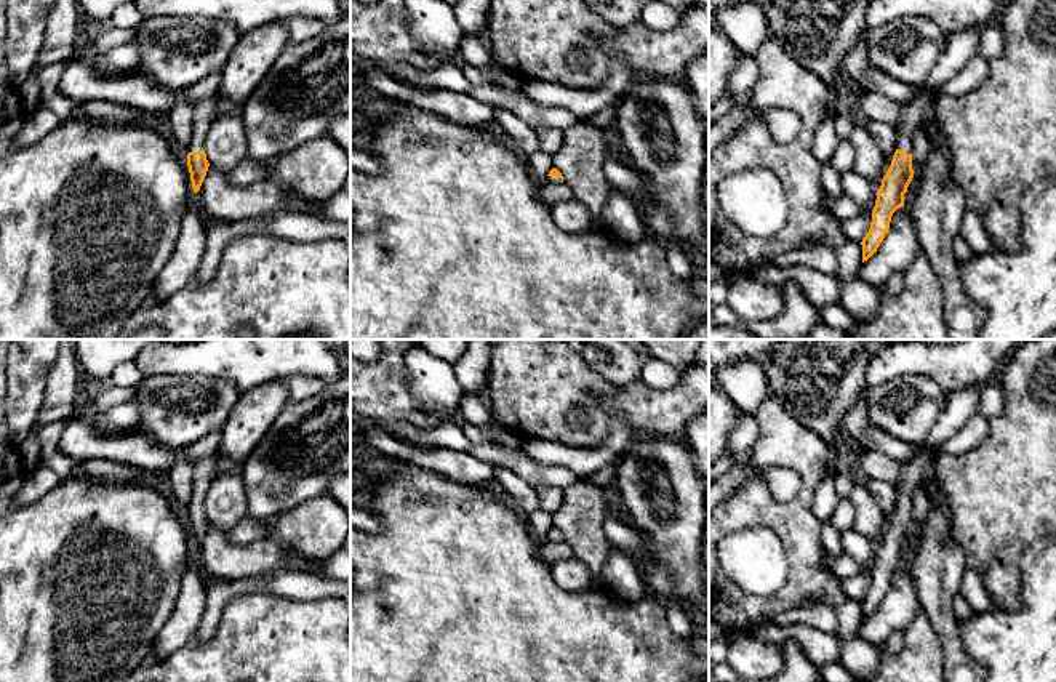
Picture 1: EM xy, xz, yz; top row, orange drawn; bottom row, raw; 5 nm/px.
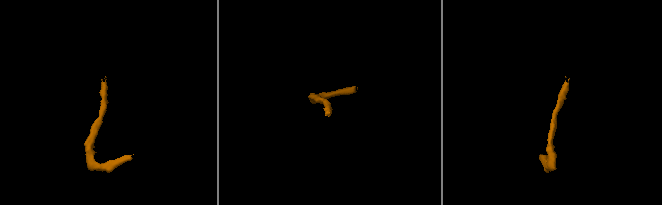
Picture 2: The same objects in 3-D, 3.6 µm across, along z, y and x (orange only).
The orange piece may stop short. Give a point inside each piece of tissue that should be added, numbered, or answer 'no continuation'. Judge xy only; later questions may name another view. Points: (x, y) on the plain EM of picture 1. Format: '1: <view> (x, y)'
1: xy (202, 471)

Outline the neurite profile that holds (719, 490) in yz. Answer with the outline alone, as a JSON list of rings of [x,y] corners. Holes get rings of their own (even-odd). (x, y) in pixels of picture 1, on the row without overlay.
[[[741,464],[734,466],[720,475],[717,480],[709,483],[709,512],[733,495],[741,485],[747,483],[755,477],[752,466]]]

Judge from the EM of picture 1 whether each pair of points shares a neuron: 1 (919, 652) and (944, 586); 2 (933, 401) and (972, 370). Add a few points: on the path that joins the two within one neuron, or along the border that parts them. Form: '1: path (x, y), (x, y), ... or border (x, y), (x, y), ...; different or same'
1: border (920, 604), (940, 639), (944, 657); different
2: border (911, 375), (930, 377), (948, 394); different

